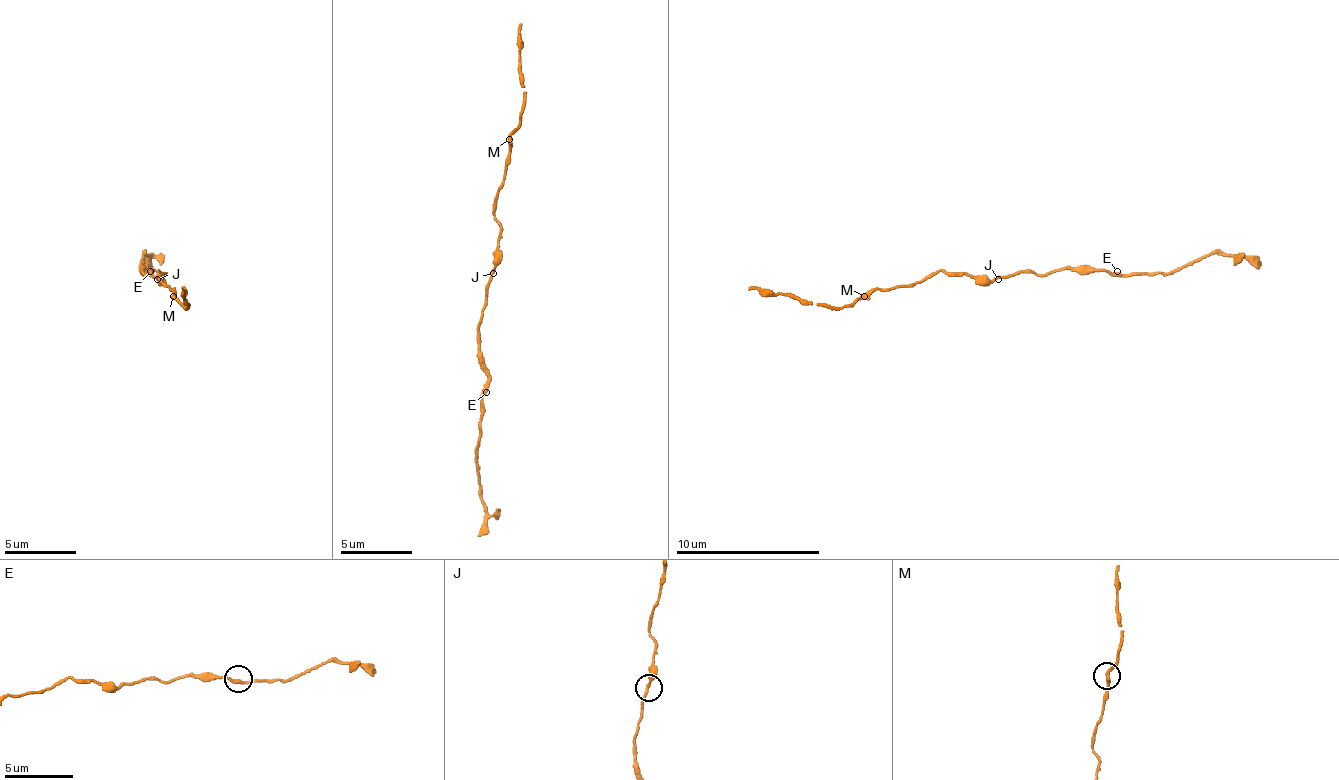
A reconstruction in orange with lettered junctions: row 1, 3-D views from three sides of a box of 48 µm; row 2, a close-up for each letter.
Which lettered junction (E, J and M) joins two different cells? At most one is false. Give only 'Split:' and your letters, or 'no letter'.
Split: no letter

